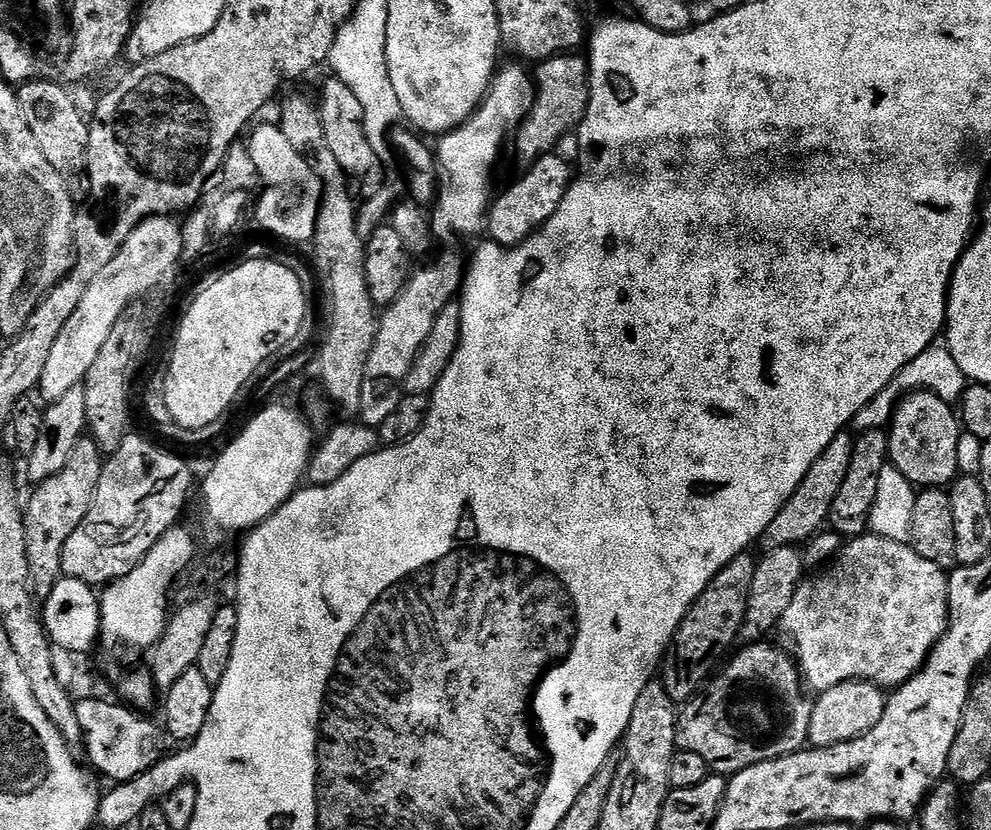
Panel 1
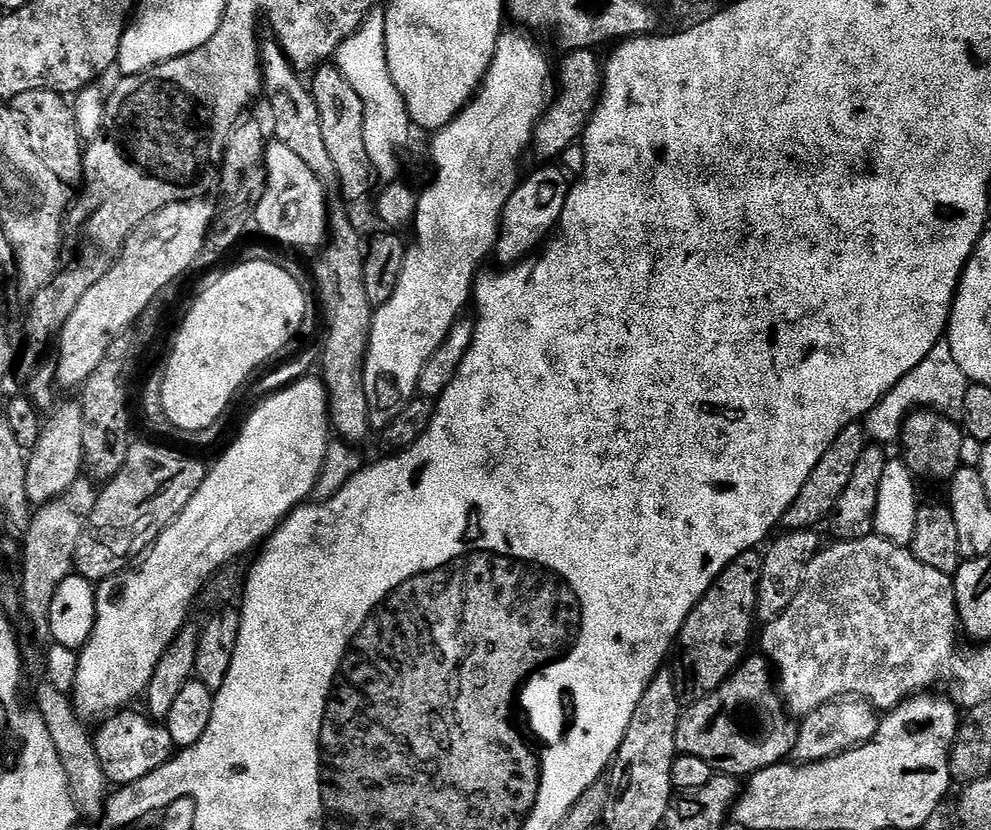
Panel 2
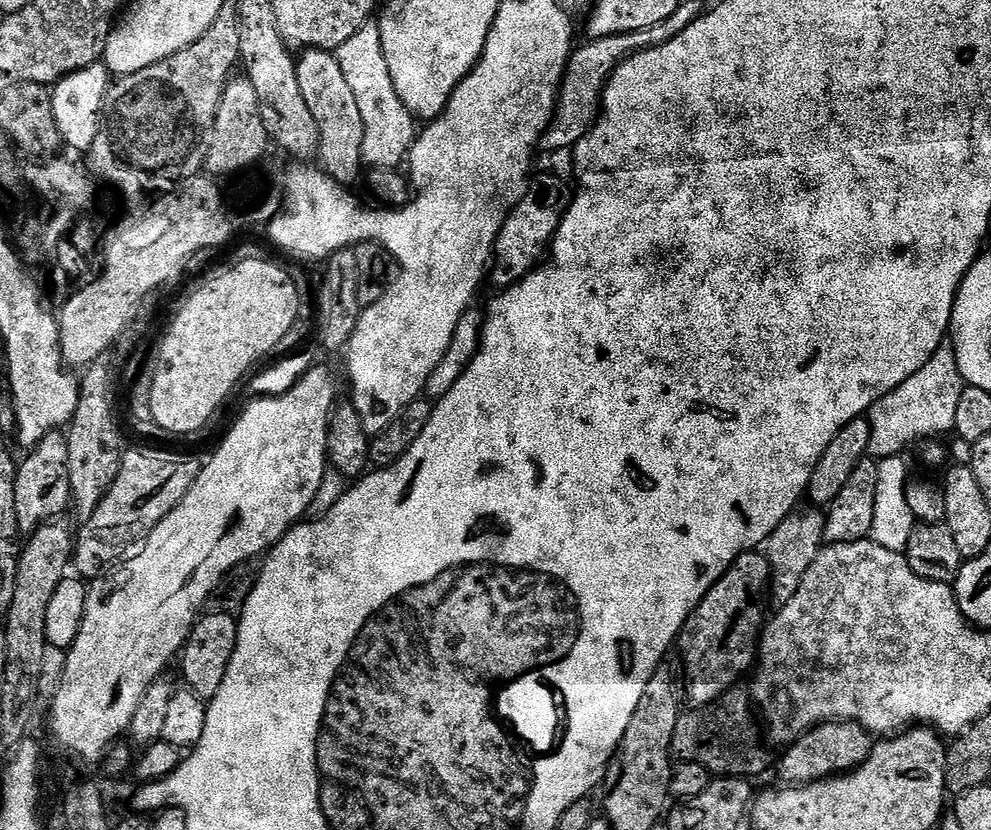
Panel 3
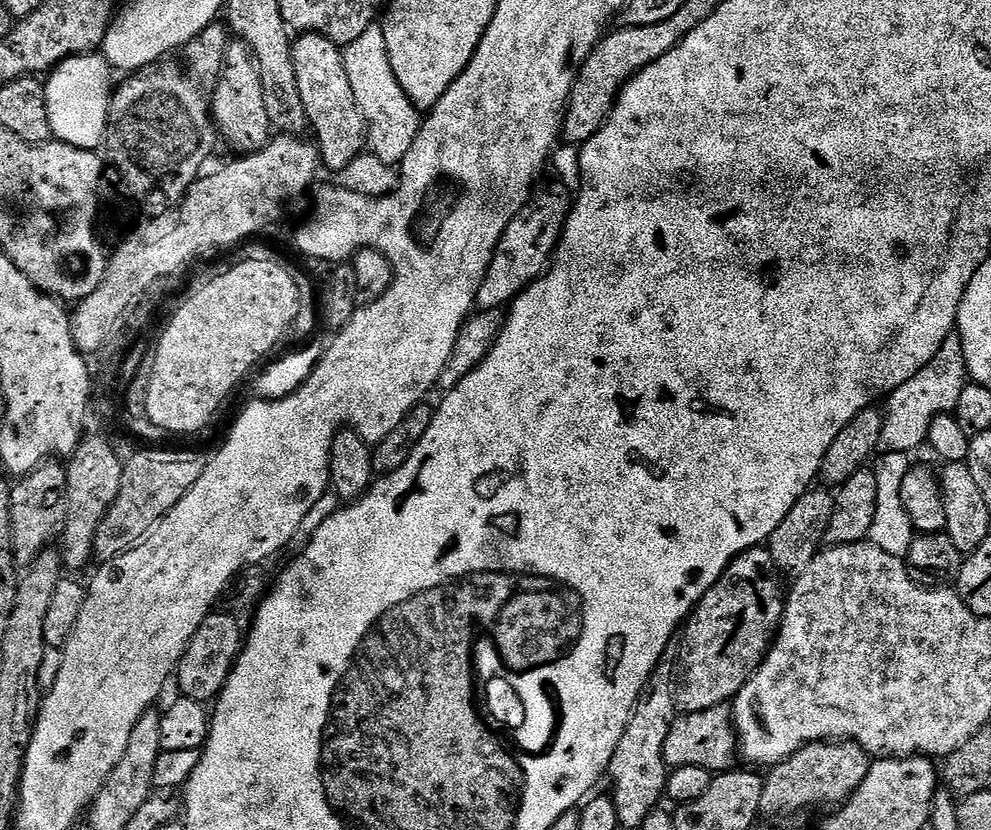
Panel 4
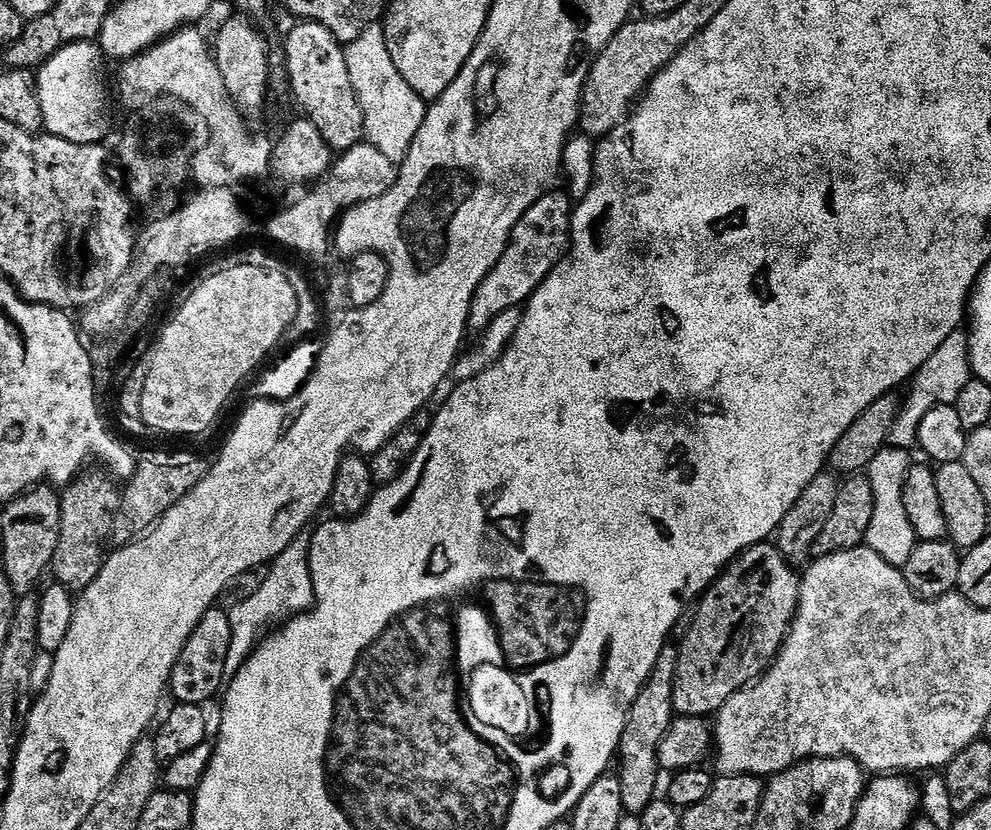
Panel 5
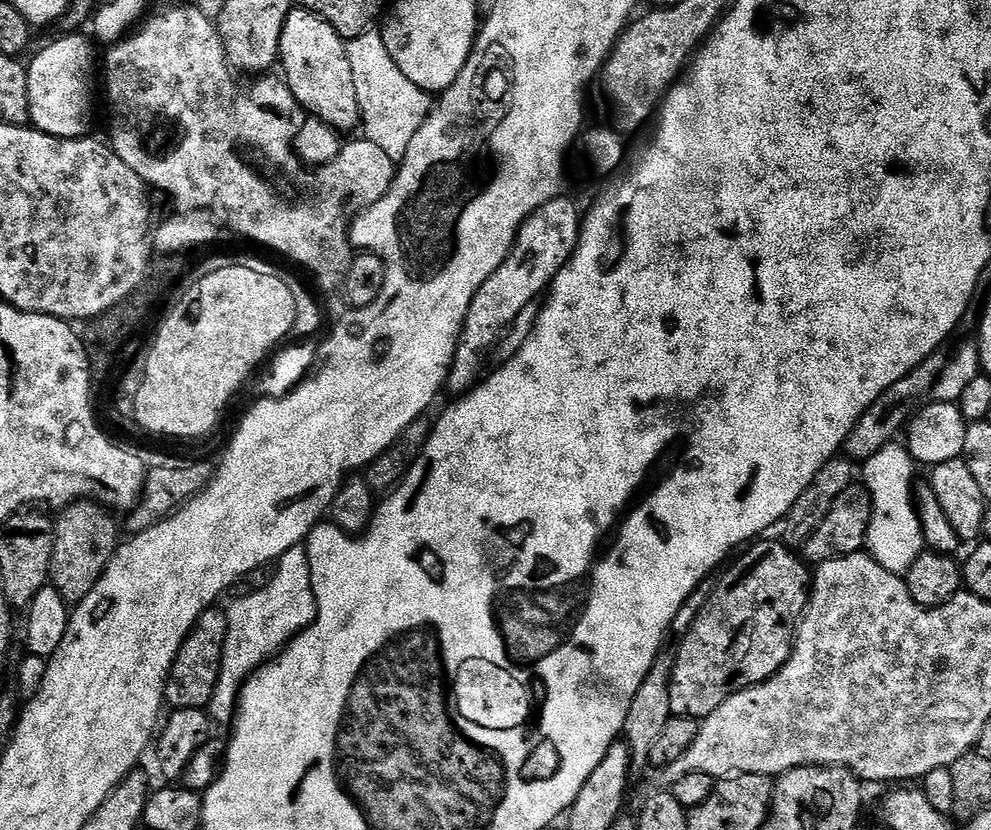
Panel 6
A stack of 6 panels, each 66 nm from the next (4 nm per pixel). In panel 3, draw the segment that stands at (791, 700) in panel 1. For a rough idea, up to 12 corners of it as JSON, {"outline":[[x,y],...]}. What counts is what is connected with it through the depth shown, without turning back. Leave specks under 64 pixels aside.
{"outline":[[749,693],[681,715],[677,761],[757,778],[768,752]]}

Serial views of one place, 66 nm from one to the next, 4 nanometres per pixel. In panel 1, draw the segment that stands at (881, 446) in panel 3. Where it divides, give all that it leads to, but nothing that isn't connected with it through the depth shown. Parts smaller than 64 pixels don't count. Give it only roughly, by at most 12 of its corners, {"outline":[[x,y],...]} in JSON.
{"outline":[[942,342],[903,367],[854,416],[855,435],[887,427],[897,402],[926,390],[948,403],[968,379]]}

